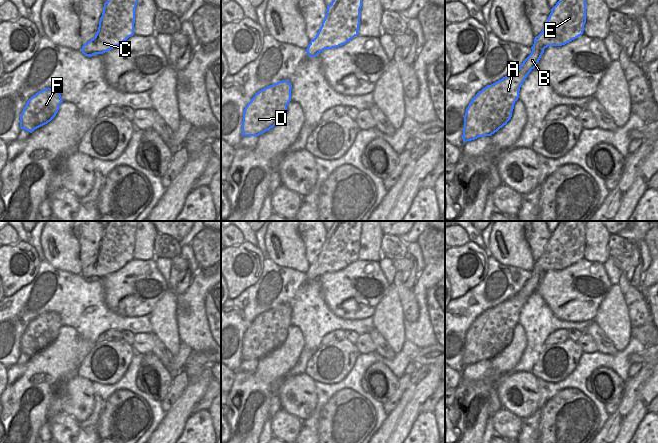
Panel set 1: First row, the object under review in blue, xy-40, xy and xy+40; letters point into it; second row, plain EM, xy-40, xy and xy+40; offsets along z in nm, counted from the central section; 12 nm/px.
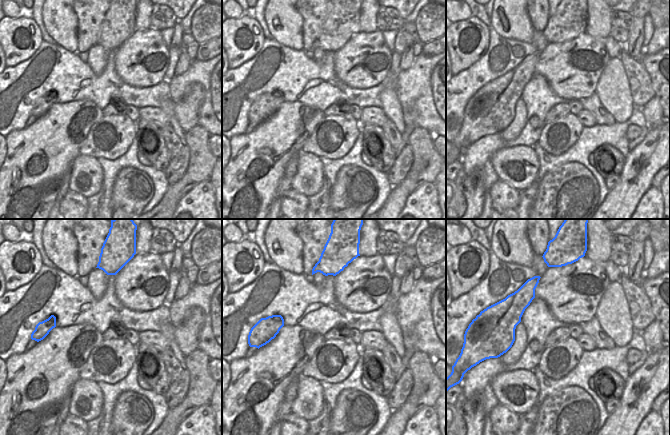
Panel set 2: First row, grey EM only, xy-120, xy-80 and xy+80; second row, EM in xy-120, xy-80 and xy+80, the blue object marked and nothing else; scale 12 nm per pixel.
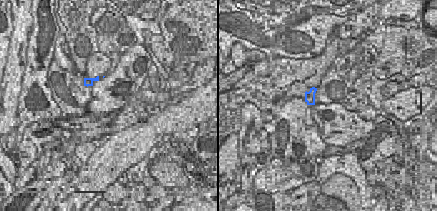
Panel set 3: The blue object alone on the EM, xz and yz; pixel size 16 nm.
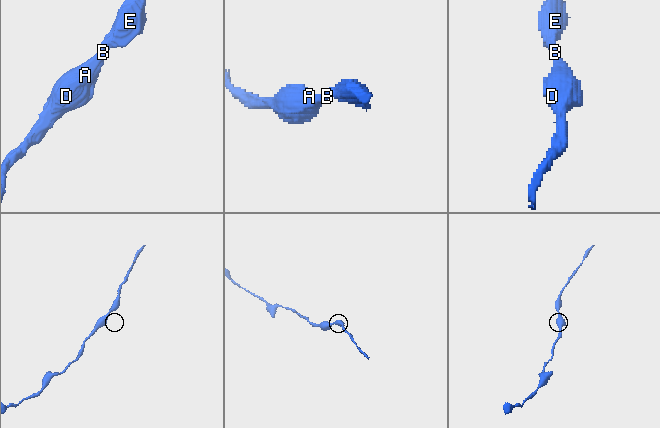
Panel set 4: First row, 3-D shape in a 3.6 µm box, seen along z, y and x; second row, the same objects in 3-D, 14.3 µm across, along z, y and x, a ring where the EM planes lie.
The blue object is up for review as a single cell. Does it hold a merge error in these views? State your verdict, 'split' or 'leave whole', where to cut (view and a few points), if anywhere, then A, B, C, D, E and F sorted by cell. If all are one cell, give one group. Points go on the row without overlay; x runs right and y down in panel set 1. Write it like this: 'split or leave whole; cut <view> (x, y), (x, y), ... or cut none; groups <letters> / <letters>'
leave whole; cut none; groups A B C D E F

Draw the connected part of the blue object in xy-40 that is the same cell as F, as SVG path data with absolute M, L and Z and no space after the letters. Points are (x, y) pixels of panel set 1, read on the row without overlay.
M45 312L33 319L20 338L20 352L32 357L35 353L50 346L62 327L56 312Z

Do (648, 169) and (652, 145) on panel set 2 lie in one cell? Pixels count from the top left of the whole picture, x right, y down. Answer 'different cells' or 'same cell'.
same cell

